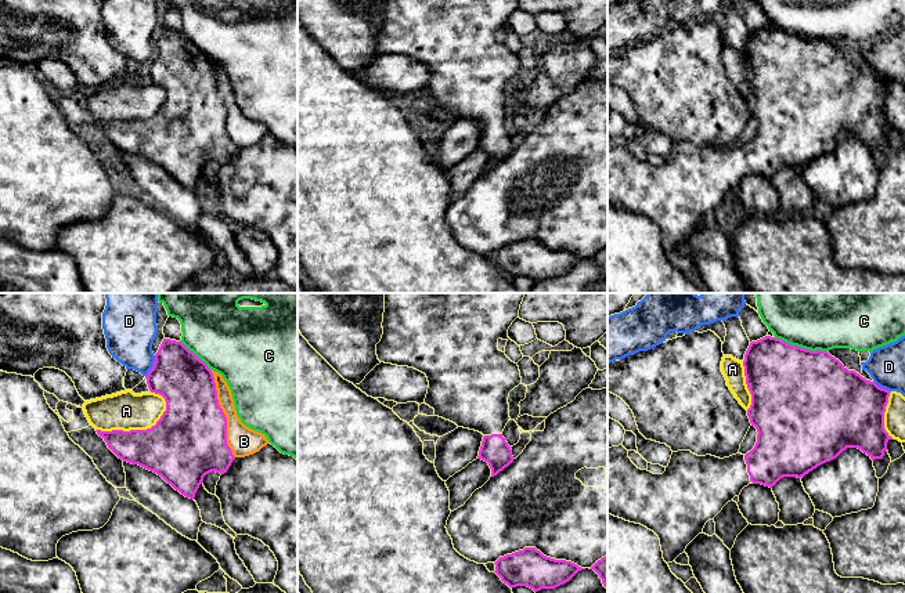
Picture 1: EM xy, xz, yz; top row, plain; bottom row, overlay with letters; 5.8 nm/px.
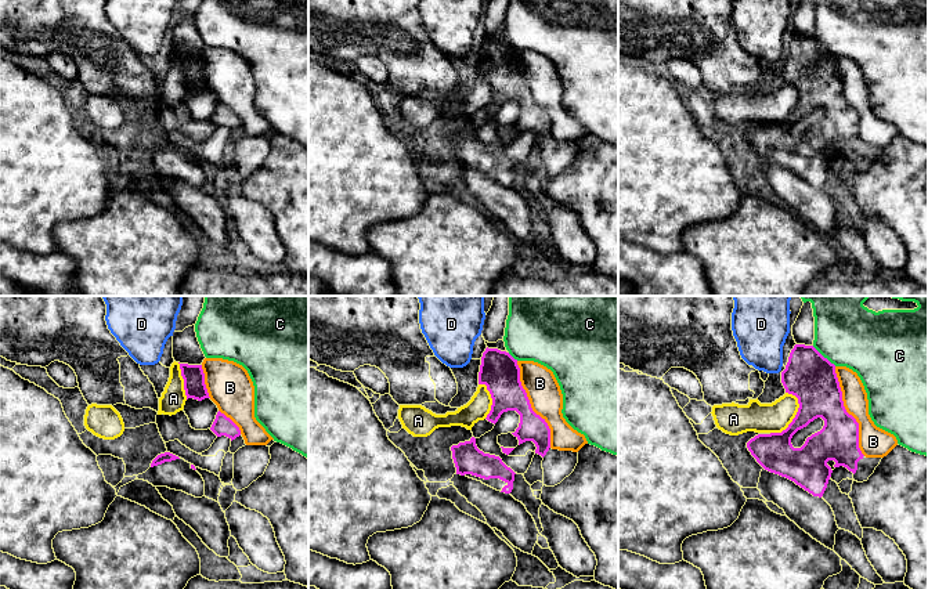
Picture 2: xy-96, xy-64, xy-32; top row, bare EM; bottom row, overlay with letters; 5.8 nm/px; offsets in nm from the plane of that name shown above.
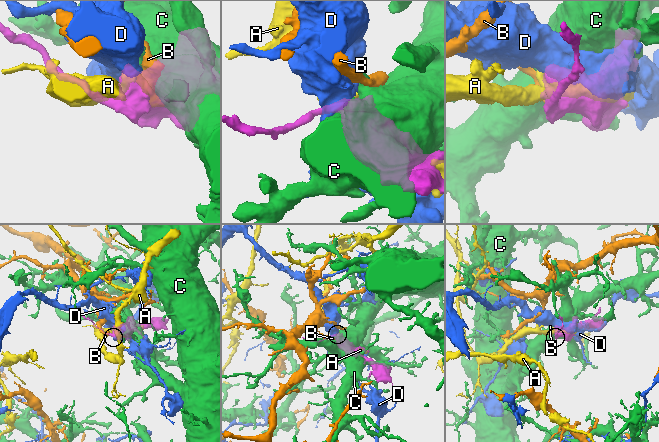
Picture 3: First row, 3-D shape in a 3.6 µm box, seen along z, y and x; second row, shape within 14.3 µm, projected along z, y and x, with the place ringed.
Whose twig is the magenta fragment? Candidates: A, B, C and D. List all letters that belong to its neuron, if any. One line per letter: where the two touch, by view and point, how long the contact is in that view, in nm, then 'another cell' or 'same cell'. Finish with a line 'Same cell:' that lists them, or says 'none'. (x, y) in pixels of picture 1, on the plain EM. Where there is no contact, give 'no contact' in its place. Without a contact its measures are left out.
A: meets magenta in xy at (136, 120); contact 440 nm long; another cell
B: meets magenta in xy at (223, 104); contact 550 nm long; another cell
C: meets magenta in yz at (800, 38); contact 320 nm long; another cell
D: meets magenta in xy at (152, 57); contact 140 nm long; another cell
Same cell: none

